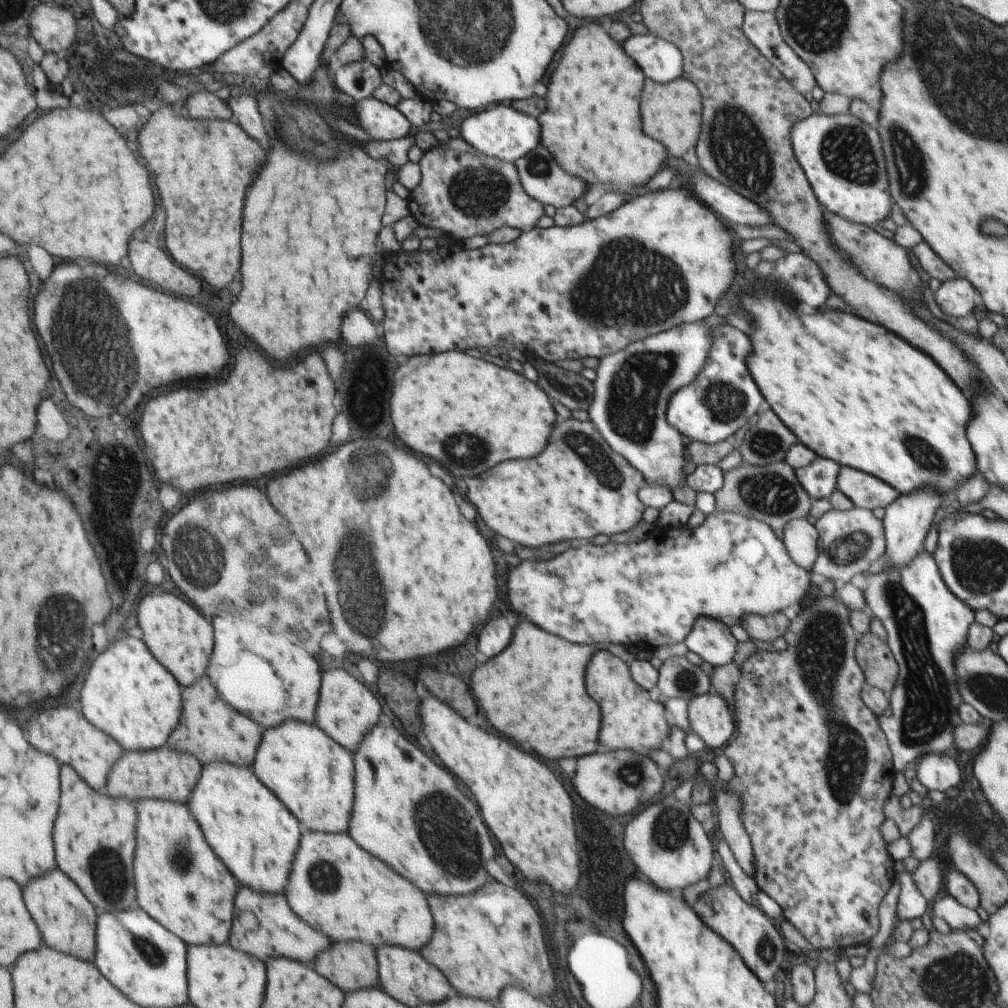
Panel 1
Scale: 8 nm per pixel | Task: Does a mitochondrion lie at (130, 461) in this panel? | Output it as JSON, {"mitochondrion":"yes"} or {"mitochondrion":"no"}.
{"mitochondrion":"no"}

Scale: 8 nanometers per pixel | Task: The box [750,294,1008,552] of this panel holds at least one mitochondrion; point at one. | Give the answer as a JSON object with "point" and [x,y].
{"point":[928,458]}

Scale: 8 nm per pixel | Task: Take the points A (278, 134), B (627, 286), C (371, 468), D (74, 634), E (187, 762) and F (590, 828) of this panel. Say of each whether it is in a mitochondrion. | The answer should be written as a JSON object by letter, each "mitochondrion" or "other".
{"A":"other","B":"mitochondrion","C":"mitochondrion","D":"mitochondrion","E":"other","F":"other"}

